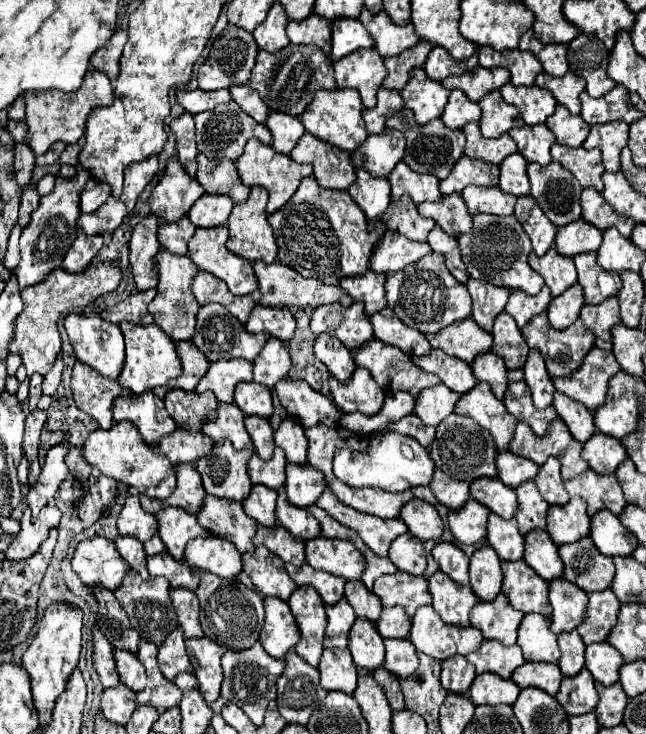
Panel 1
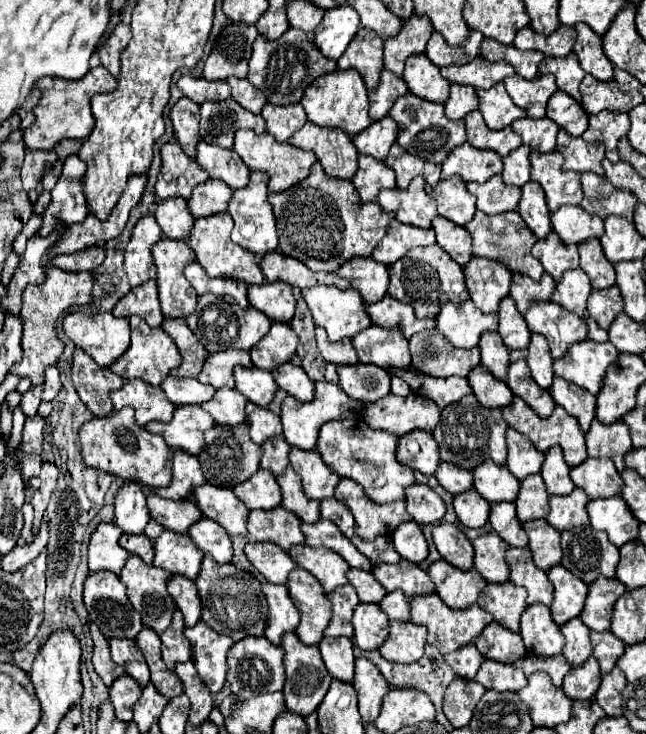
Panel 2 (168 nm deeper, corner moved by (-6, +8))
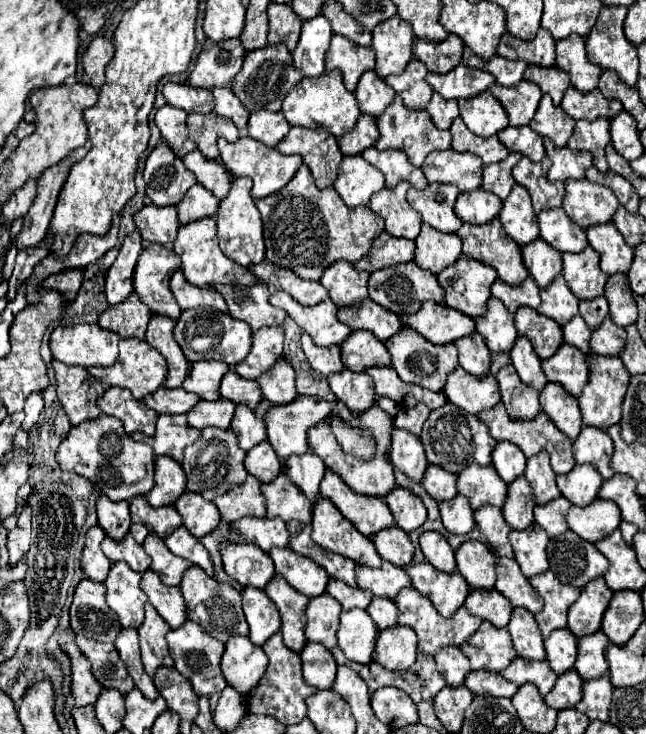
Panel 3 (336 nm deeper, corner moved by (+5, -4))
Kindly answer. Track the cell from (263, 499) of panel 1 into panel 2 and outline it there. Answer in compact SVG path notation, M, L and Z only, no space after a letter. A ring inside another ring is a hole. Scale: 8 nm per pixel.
M259 468L249 480L235 486L233 492L249 510L273 510L281 504L277 480L269 470L263 468Z

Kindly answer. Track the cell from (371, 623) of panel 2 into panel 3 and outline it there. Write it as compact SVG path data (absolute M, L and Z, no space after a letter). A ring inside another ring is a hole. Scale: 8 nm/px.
M348 610L340 614L338 628L338 646L346 654L346 658L354 662L372 662L374 644L378 638L378 628L370 620L366 610Z

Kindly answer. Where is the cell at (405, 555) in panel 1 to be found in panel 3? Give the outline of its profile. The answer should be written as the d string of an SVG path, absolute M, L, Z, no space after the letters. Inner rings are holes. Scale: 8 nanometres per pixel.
M386 528L384 532L378 532L372 538L378 554L392 562L394 566L408 566L412 562L414 556L414 546L408 538L408 534L404 534L400 528Z

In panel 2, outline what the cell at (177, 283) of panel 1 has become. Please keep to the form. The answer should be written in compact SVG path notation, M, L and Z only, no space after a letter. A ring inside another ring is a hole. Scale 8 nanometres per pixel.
M161 238L151 248L155 266L157 266L157 288L159 302L163 308L163 316L185 318L195 312L197 292L191 288L187 278L183 276L185 264L195 260L193 250L185 240Z

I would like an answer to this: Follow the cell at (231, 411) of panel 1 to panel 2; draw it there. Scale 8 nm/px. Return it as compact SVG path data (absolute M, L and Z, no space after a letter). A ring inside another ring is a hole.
M219 388L207 404L201 404L201 408L213 416L215 424L233 428L245 422L245 404L247 398L235 388Z

